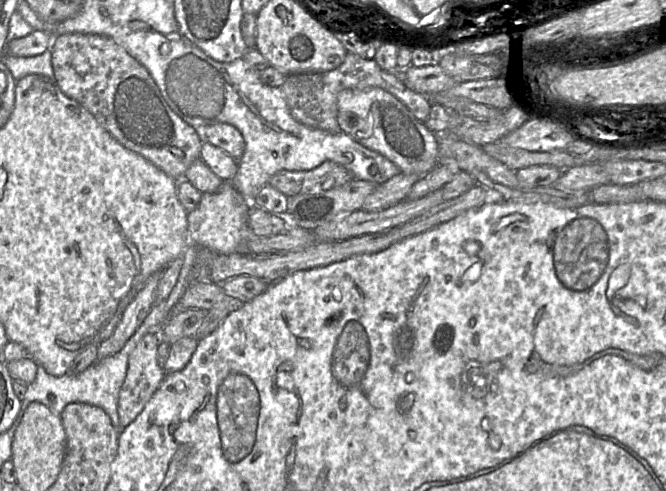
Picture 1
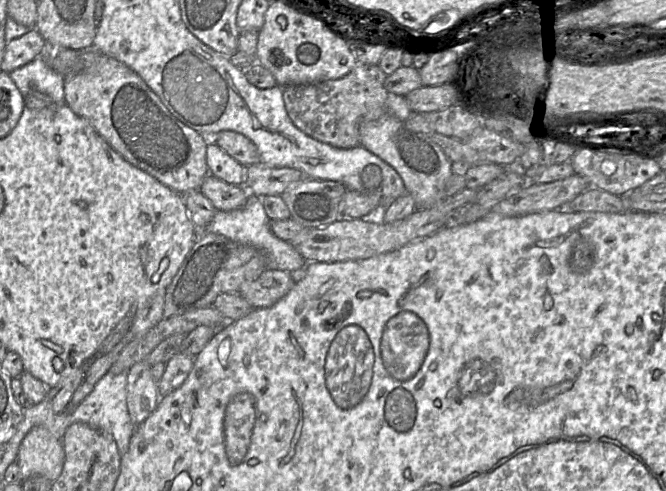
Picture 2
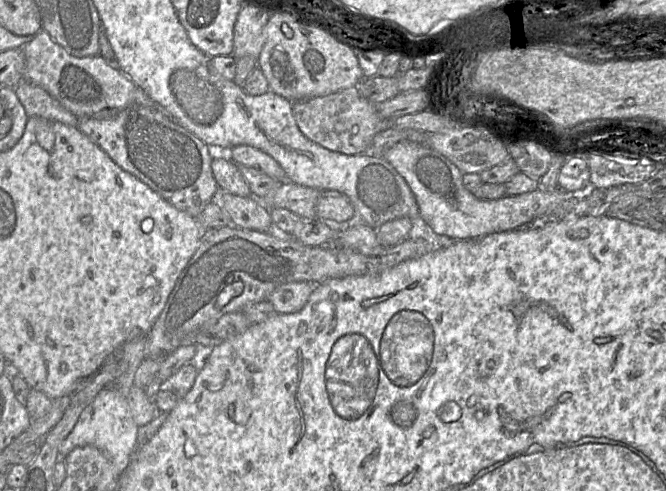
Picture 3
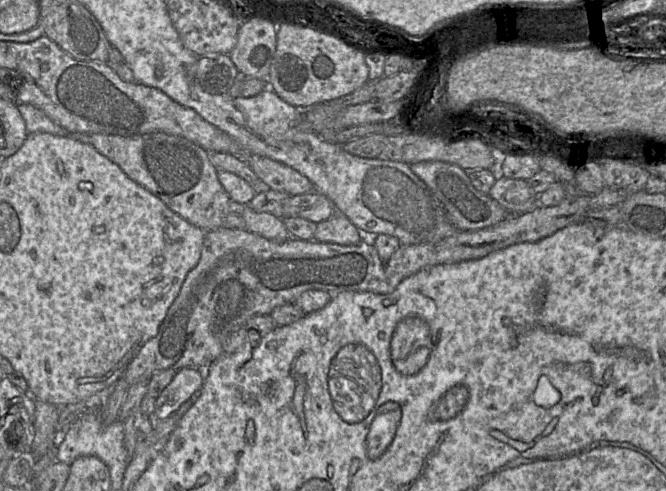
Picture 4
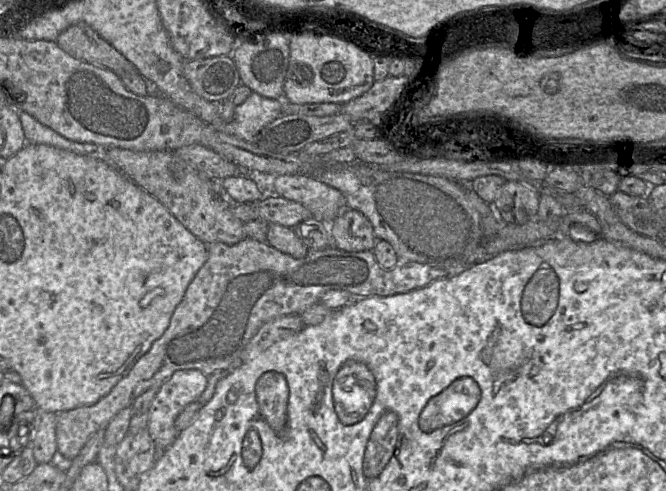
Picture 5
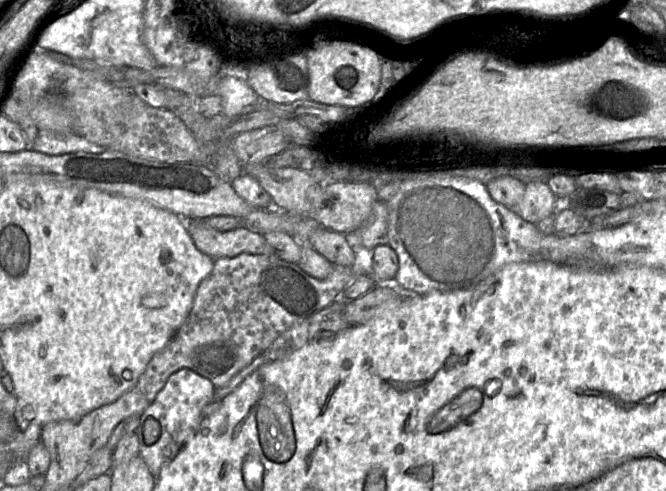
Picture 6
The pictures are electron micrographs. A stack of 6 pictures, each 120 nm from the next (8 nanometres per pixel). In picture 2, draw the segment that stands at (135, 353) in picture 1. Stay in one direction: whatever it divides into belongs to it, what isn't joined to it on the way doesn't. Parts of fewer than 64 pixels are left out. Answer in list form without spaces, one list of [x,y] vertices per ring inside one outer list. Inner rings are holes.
[[[146,360],[135,363],[127,371],[126,402],[129,415],[135,425],[144,422],[159,402],[158,383],[151,374]]]

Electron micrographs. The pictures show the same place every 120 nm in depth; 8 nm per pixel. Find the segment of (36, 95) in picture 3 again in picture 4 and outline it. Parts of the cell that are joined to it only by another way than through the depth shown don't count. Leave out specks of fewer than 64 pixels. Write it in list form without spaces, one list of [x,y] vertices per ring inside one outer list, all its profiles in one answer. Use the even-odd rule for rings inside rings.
[[[21,103],[17,106],[25,121],[28,133],[45,132],[90,144],[90,134],[72,132],[61,127],[50,119],[43,111],[31,104]]]

